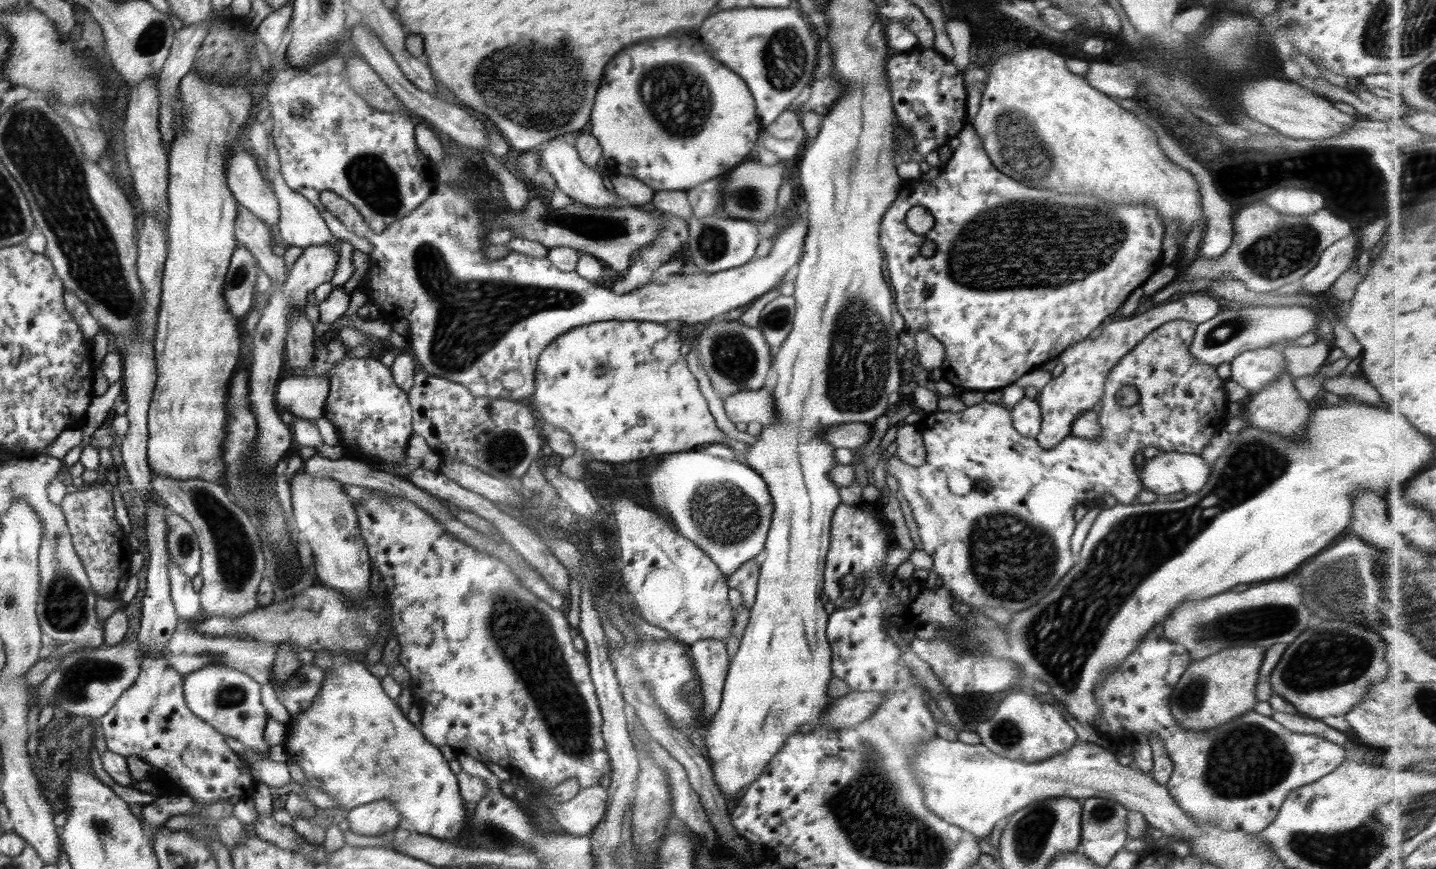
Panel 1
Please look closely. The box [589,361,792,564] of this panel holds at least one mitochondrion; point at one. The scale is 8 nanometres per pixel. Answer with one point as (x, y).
(727, 515)

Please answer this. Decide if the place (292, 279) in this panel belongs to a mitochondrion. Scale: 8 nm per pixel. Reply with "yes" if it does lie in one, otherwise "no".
no

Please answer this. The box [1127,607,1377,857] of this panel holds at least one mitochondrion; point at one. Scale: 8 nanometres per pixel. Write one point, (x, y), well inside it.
(1249, 760)

